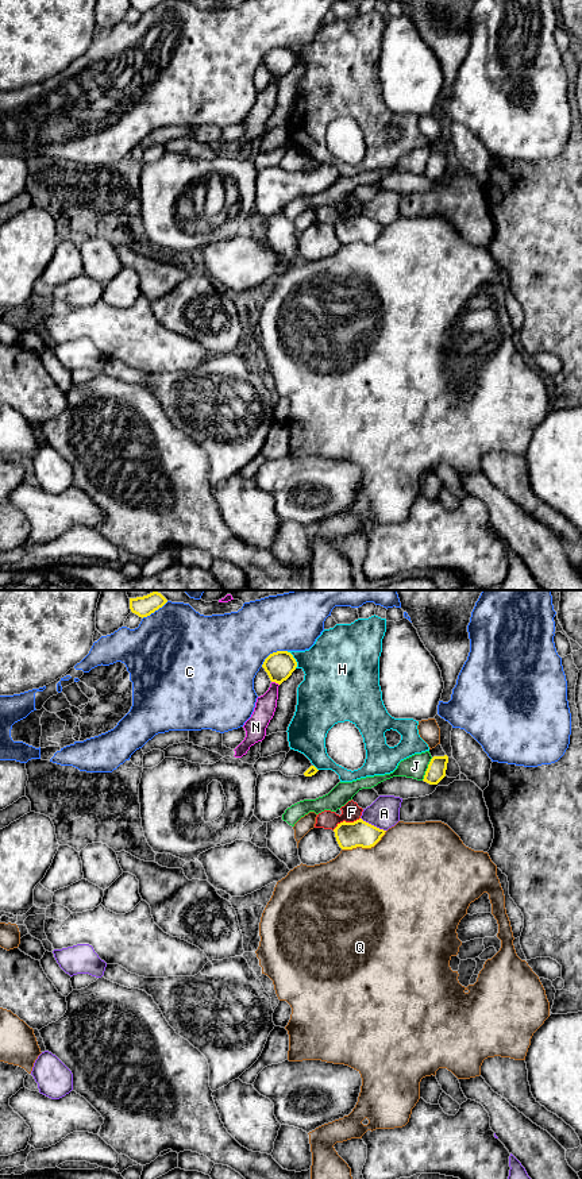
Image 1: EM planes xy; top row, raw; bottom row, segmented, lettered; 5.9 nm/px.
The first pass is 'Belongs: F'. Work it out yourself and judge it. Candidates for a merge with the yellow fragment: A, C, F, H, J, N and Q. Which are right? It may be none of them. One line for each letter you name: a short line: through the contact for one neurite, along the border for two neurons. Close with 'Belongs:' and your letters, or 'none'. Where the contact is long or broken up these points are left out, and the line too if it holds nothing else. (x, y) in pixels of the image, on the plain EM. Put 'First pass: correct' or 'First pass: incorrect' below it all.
Belongs: none
First pass: incorrect

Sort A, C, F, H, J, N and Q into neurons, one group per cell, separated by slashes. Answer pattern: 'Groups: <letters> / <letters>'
Groups: A / C / F / H / J / N / Q

